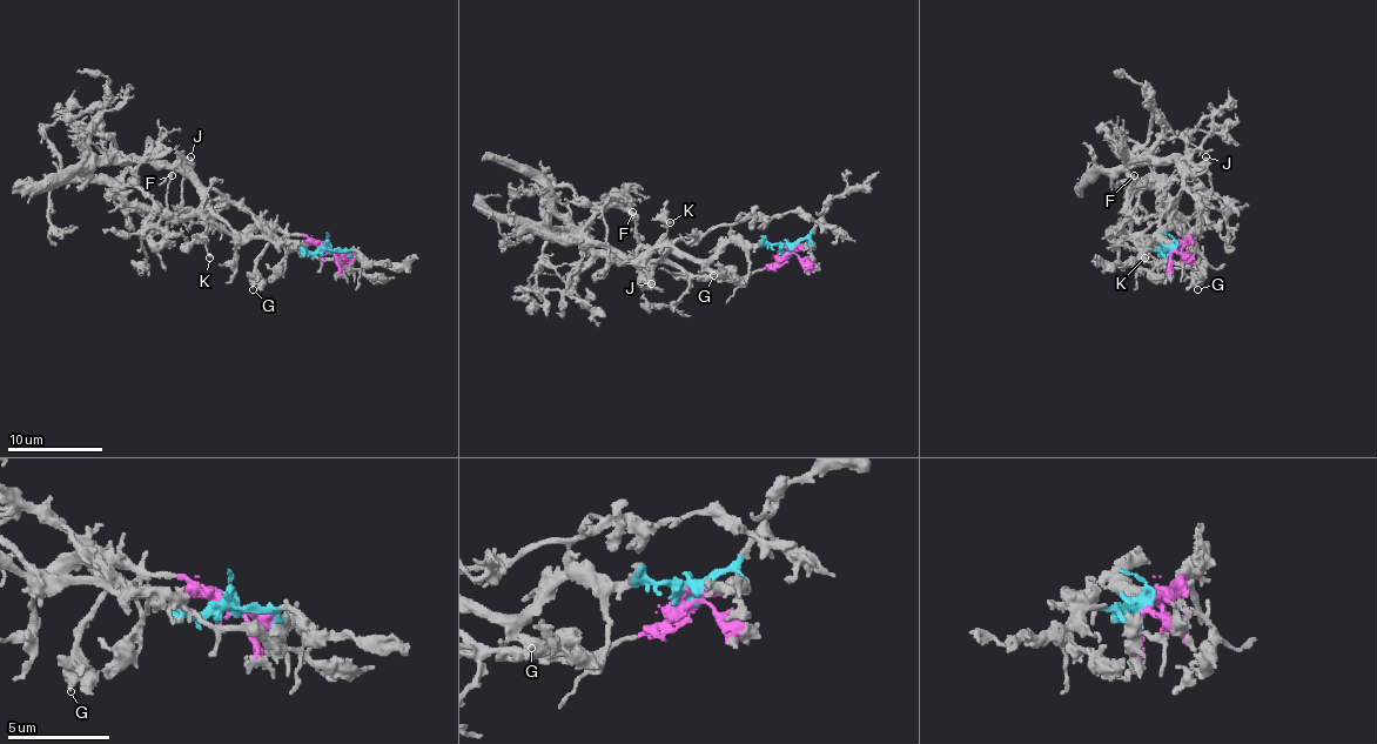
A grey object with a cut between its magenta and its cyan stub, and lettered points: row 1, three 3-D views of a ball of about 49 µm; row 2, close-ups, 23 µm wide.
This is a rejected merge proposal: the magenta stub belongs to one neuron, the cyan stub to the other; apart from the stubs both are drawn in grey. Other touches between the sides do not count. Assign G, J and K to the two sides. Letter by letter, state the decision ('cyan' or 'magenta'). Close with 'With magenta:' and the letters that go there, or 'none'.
G: magenta
J: magenta
K: cyan
With magenta: G, J

